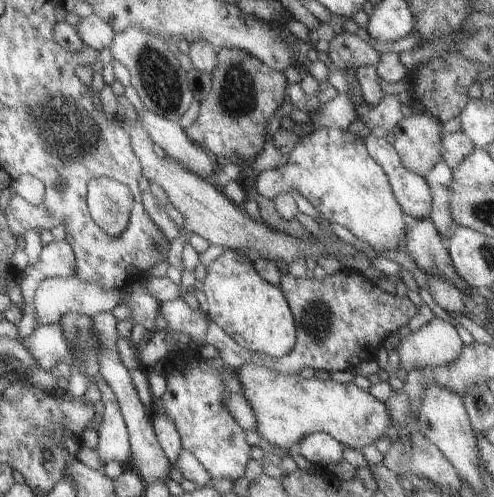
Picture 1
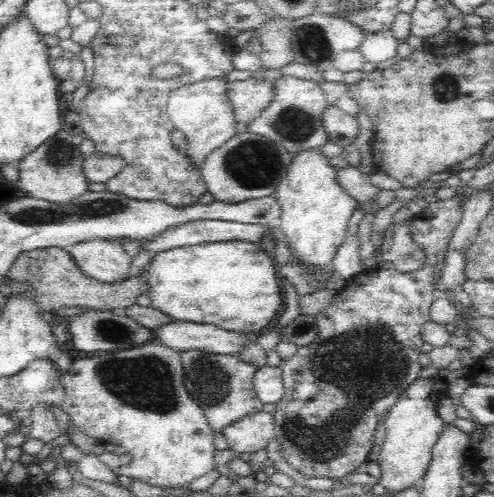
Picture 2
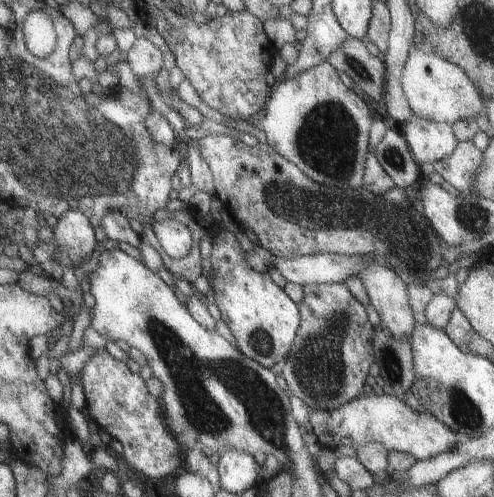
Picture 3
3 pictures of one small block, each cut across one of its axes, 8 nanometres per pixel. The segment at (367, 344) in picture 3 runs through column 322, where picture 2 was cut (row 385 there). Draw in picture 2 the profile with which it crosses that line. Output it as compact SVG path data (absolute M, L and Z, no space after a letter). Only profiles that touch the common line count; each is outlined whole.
M454 196L452 200L438 200L430 204L422 214L410 216L412 240L426 252L426 264L422 270L400 274L398 270L372 268L350 278L348 286L336 294L334 304L316 318L318 342L298 348L298 352L282 362L284 398L274 412L276 440L280 444L282 458L300 474L308 478L346 478L360 464L370 462L368 454L376 446L376 426L382 412L390 412L400 394L406 392L416 380L420 380L420 354L424 340L422 328L432 322L430 310L436 302L436 280L442 272L442 260L448 252L450 238L462 220L464 202Z

